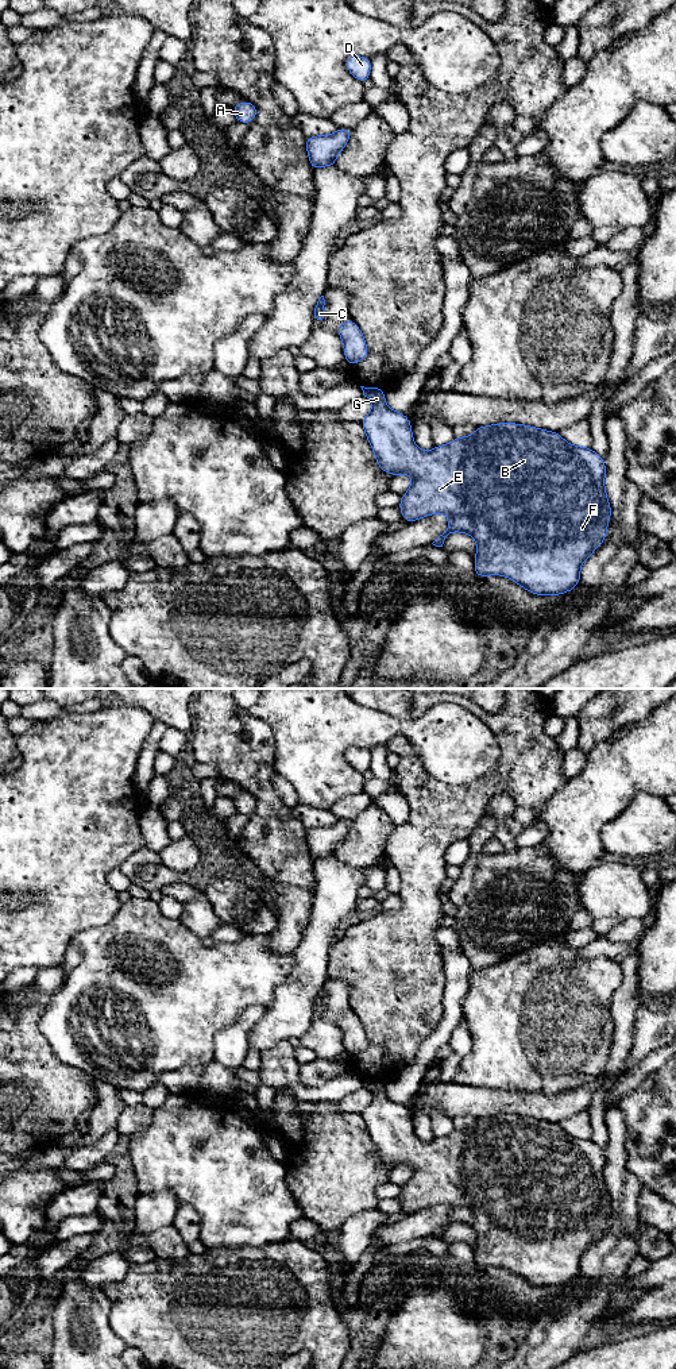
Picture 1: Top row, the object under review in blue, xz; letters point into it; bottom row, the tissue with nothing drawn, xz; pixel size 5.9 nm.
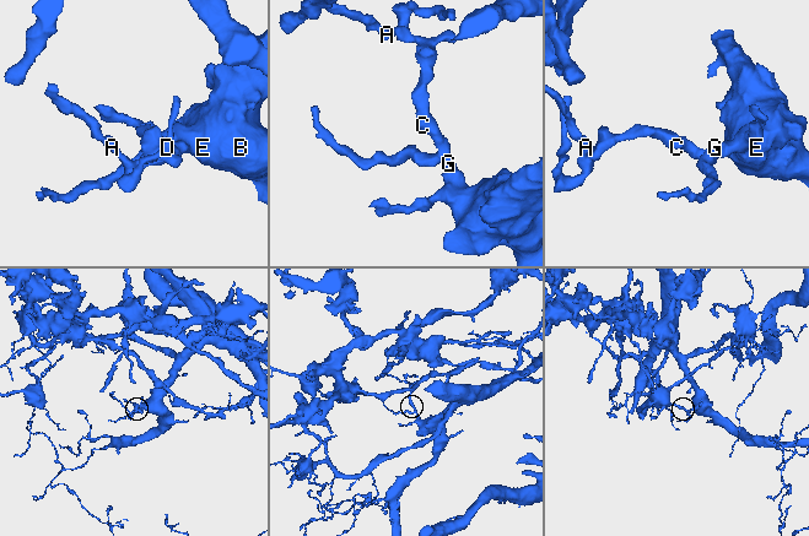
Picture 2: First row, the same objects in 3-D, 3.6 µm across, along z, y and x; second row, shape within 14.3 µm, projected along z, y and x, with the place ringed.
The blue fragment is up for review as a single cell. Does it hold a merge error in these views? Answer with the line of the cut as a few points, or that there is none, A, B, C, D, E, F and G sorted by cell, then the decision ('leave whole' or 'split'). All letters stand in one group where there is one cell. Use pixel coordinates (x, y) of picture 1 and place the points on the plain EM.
no cut | A B C D E F G | leave whole

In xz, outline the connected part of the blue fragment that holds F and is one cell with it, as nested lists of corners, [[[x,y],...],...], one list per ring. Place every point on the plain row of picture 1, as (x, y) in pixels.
[[[375,1077],[360,1079],[363,1081],[363,1087],[372,1092],[371,1103],[360,1112],[360,1115],[375,1145],[376,1156],[393,1168],[398,1165],[409,1165],[413,1169],[410,1180],[401,1188],[401,1193],[398,1196],[403,1211],[413,1214],[434,1204],[447,1206],[449,1208],[448,1219],[432,1235],[443,1238],[445,1229],[452,1223],[464,1223],[472,1227],[478,1234],[476,1246],[474,1247],[475,1268],[503,1266],[536,1287],[559,1287],[571,1283],[578,1277],[580,1272],[580,1257],[604,1233],[607,1215],[611,1208],[611,1198],[604,1180],[606,1156],[602,1148],[594,1144],[590,1138],[578,1138],[567,1134],[559,1123],[549,1123],[536,1118],[514,1114],[478,1118],[476,1122],[467,1129],[456,1129],[445,1137],[434,1138],[432,1142],[422,1142],[413,1131],[409,1108],[391,1102],[386,1096],[385,1081]]]

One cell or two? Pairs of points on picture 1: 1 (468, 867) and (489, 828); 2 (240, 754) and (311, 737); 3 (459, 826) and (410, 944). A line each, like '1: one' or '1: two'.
1: one
2: two
3: one

